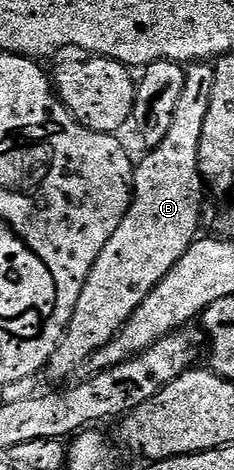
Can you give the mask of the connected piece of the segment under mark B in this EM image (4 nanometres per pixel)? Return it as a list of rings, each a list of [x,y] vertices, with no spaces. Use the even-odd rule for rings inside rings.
[[[211,62],[193,63],[186,71],[186,89],[182,89],[182,98],[178,101],[178,109],[174,109],[174,121],[170,121],[170,129],[162,142],[155,144],[152,151],[141,162],[137,162],[133,170],[133,198],[126,217],[118,227],[114,236],[106,243],[99,254],[98,261],[92,267],[90,277],[79,294],[78,305],[64,330],[63,340],[58,349],[51,355],[46,368],[46,375],[54,381],[68,378],[72,373],[87,364],[94,352],[113,340],[125,322],[141,305],[145,297],[152,292],[158,281],[162,279],[178,263],[186,249],[199,236],[202,221],[202,205],[206,184],[200,171],[200,142],[206,115],[210,113],[210,101],[214,97],[214,81],[216,68]]]

